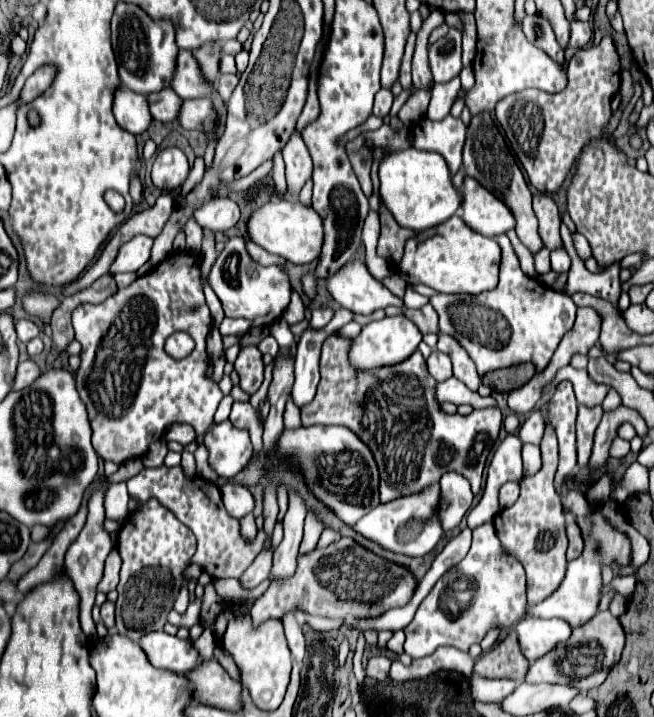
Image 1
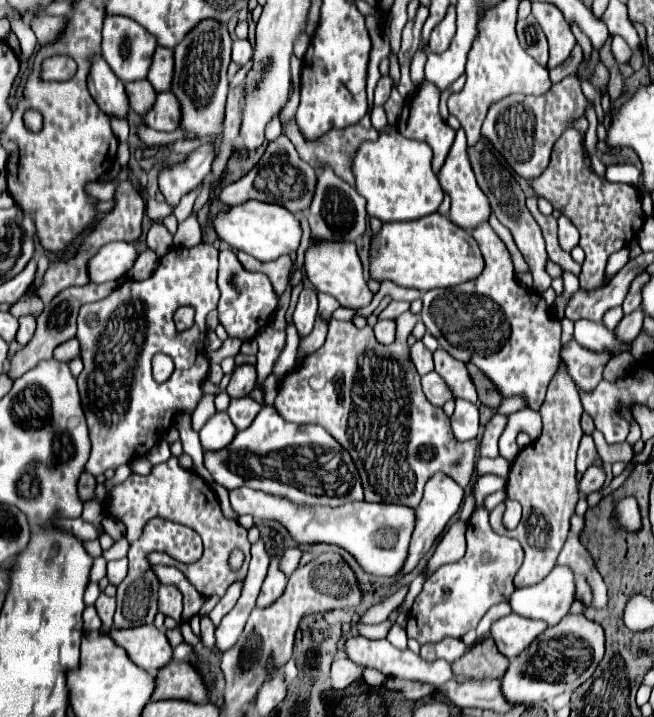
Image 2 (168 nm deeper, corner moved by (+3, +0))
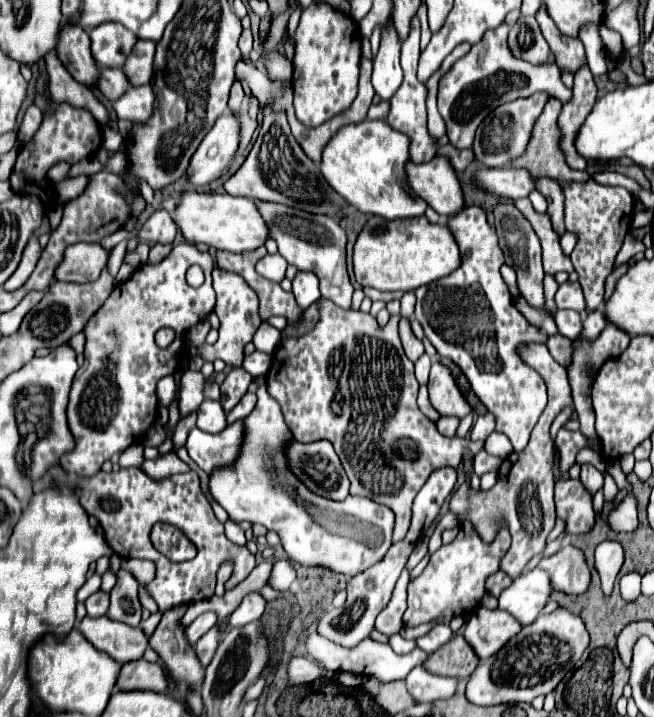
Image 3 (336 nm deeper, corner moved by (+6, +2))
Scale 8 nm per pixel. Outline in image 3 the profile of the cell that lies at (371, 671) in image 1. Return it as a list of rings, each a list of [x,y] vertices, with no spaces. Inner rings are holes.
[[[296,656],[288,662],[288,682],[290,684],[310,684],[314,680],[322,680],[322,668],[316,666],[316,662],[304,656]]]

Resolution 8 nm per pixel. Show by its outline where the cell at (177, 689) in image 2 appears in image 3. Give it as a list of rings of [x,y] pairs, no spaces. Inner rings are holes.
[[[132,660],[122,664],[120,676],[116,680],[116,690],[152,690],[164,692],[166,690],[166,672],[160,664],[146,662],[146,660]]]

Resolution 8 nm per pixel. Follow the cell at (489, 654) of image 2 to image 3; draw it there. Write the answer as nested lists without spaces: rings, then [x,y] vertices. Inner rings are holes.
[[[456,632],[450,642],[446,642],[424,660],[424,668],[428,672],[436,676],[452,676],[458,680],[468,680],[468,674],[472,674],[472,668],[476,666],[478,658],[472,654],[472,648],[468,642],[464,642],[460,632]]]

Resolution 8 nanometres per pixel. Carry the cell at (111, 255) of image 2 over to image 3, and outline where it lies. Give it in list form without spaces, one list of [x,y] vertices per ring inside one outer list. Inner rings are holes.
[[[70,244],[64,252],[62,262],[54,272],[54,280],[60,282],[92,282],[92,278],[100,276],[100,270],[108,262],[108,250],[100,244]]]

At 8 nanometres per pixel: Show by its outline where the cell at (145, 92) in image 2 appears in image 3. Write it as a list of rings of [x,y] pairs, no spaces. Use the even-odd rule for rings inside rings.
[[[100,68],[96,88],[110,100],[114,102],[120,98],[124,88],[128,88],[128,80],[124,78],[124,72],[120,68]]]

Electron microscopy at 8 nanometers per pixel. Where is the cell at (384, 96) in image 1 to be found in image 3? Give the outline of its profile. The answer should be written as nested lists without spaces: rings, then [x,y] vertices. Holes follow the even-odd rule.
[[[392,22],[382,24],[380,32],[380,50],[374,58],[372,84],[376,94],[382,100],[390,100],[394,92],[402,84],[402,68],[400,68],[400,38]]]

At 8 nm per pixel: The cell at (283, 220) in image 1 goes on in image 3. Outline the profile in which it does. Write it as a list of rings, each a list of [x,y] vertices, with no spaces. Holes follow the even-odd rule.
[[[186,190],[182,192],[176,204],[172,220],[176,222],[186,242],[206,244],[216,250],[228,250],[228,252],[254,250],[256,246],[264,246],[268,238],[268,228],[264,226],[264,220],[260,218],[260,212],[256,210],[254,202],[242,196],[204,194],[204,192]]]

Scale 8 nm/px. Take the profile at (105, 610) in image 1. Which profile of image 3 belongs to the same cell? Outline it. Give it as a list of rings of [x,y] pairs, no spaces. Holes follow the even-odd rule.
[[[102,590],[94,592],[86,600],[86,610],[88,610],[88,616],[92,616],[92,618],[104,616],[108,612],[108,606],[110,606],[110,596],[106,592],[102,592]]]

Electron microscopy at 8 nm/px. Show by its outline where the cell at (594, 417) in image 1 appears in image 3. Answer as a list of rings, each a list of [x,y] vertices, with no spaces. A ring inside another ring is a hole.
[[[584,464],[584,466],[582,466],[582,472],[580,472],[580,482],[582,482],[582,486],[588,490],[588,494],[594,496],[594,494],[604,486],[604,476],[602,476],[594,466]]]

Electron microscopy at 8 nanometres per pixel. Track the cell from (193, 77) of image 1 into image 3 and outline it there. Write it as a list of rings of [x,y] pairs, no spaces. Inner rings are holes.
[[[138,40],[132,52],[128,54],[122,70],[132,86],[148,84],[152,78],[152,58],[154,58],[154,42],[152,40]]]

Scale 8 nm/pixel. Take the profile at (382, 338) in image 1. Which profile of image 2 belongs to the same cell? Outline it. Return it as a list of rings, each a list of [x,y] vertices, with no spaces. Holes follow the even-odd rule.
[[[379,320],[375,326],[373,326],[373,332],[375,332],[375,338],[379,344],[393,344],[395,342],[395,334],[397,334],[397,326],[395,326],[395,320]]]

